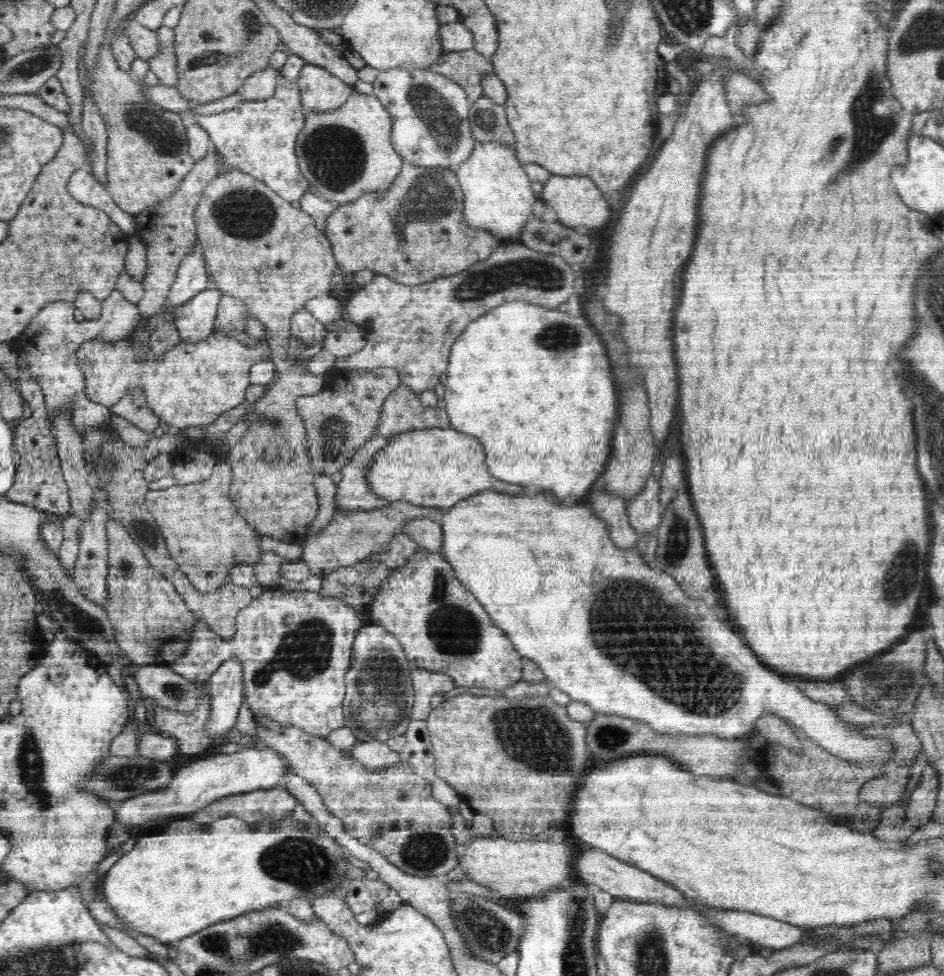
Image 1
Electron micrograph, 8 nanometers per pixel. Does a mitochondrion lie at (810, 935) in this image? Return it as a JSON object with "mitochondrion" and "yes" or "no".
{"mitochondrion":"no"}

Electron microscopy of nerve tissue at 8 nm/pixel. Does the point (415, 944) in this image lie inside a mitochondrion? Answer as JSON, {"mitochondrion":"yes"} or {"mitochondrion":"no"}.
{"mitochondrion":"no"}

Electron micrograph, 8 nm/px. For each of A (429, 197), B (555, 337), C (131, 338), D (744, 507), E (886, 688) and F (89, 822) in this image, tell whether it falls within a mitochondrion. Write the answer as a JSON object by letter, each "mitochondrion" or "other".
{"A":"mitochondrion","B":"mitochondrion","C":"other","D":"other","E":"mitochondrion","F":"other"}

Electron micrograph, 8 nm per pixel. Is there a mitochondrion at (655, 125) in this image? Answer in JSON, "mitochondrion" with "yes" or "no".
{"mitochondrion":"no"}

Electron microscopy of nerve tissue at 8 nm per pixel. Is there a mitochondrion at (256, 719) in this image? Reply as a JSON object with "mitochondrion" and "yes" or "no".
{"mitochondrion":"no"}

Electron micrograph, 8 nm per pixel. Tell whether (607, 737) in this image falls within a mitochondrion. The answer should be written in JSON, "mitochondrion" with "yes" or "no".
{"mitochondrion":"yes"}

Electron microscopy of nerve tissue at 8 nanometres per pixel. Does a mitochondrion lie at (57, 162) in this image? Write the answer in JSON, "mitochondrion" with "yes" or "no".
{"mitochondrion":"no"}

